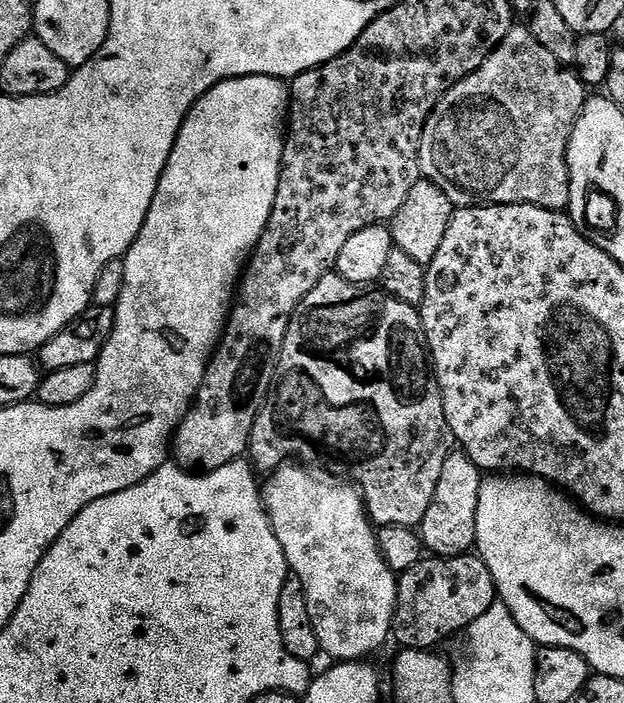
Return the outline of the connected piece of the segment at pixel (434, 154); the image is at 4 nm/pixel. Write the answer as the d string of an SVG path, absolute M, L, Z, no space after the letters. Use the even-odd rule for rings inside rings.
M514 26L510 30L510 34L506 34L506 38L502 38L502 42L492 51L490 58L486 58L486 62L482 62L482 66L478 66L478 70L474 70L474 74L462 78L462 82L455 84L440 99L438 106L430 114L420 143L420 175L423 179L437 184L454 206L470 208L486 204L529 204L546 210L564 212L570 202L568 143L570 134L580 117L580 111L584 109L585 99L586 85L581 82L575 71L562 62L558 62L558 58L554 58L554 54L550 54L550 50L546 50L546 46L542 46L542 42L538 42L538 38L534 38L531 27Z

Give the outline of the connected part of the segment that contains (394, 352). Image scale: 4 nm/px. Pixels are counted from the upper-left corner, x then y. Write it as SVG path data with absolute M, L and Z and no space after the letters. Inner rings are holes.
M333 270L320 279L318 286L314 286L314 290L306 294L306 298L302 298L295 314L288 321L286 342L282 342L278 375L271 392L268 393L268 400L262 406L252 427L252 439L247 455L250 457L253 469L260 474L275 472L289 458L300 458L304 452L300 443L304 443L308 448L325 448L336 456L345 456L346 459L353 460L351 479L357 485L364 484L364 488L362 487L364 506L368 509L368 519L373 525L377 529L386 526L416 528L422 522L422 518L426 518L426 510L430 510L430 502L434 502L434 490L438 490L438 477L442 474L442 466L446 458L454 451L454 441L450 426L446 422L446 410L442 406L442 390L438 386L428 355L428 339L424 333L417 305L398 302L394 297L380 290L372 291L376 290L368 286L352 284L346 278L342 278L339 272Z

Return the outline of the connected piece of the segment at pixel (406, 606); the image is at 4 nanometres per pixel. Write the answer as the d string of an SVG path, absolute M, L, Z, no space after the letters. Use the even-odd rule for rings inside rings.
M465 554L459 558L425 558L410 570L399 573L396 581L396 613L392 619L394 640L400 643L401 649L435 649L440 646L436 644L442 643L443 640L456 635L459 637L497 602L494 574L490 574L490 566L486 566L486 562L481 560L479 555Z

